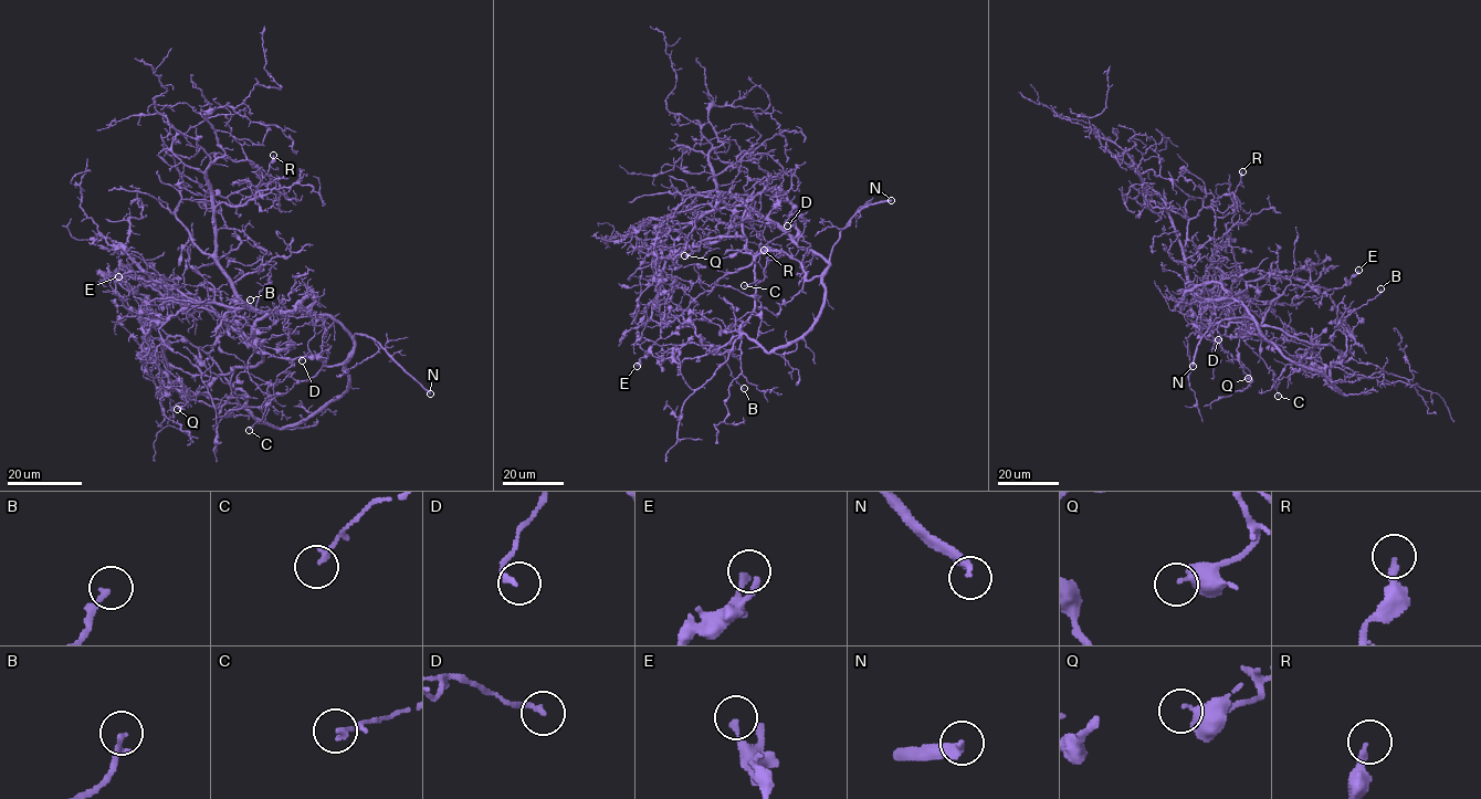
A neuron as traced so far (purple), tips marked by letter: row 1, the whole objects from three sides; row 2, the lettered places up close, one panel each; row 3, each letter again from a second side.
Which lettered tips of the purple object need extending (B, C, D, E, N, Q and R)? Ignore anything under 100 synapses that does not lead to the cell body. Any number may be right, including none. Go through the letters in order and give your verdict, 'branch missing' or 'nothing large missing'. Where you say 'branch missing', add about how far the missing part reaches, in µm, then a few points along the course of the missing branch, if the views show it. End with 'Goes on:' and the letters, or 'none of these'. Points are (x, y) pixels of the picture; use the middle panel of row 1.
B: nothing large missing
C: nothing large missing
D: nothing large missing
E: nothing large missing
N: branch missing; about 70 µm are missing; missing branch runs (891, 200), (907, 199), (923, 207), (934, 208), (938, 212), (941, 231), (960, 255), (960, 266), (965, 272)
Q: nothing large missing
R: nothing large missing
Goes on: N

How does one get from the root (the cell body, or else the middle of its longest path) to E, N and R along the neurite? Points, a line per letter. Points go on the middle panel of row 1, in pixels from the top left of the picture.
E: (745, 204), (743, 234), (753, 261), (699, 295), (684, 311), (680, 328), (659, 338), (637, 366)
N: (745, 204), (741, 198), (732, 206), (749, 206), (801, 248), (828, 260), (840, 231), (858, 212), (891, 200)
R: (745, 204), (741, 198), (732, 206), (741, 202), (718, 193), (737, 216), (730, 222), (715, 219), (764, 250)

